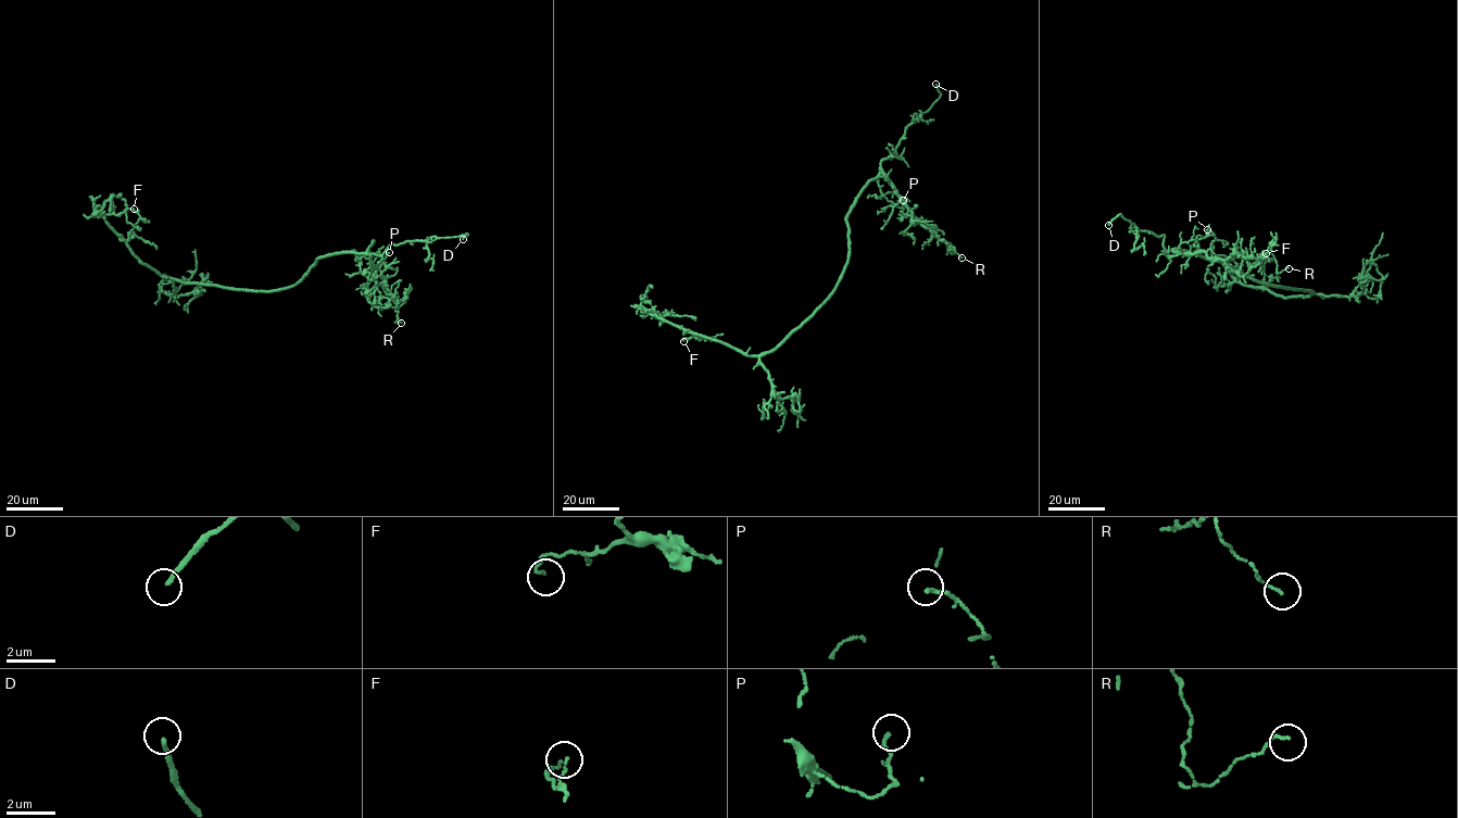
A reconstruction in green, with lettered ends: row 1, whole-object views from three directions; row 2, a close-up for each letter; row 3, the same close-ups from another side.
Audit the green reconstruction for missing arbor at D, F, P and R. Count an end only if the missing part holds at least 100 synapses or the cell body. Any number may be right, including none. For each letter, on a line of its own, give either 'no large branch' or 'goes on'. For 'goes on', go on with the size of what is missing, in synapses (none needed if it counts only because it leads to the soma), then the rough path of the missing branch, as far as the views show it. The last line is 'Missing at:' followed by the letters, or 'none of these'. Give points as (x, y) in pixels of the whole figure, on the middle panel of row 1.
D: goes on | (935, 84), (935, 57), (925, 40), (879, 14)
F: no large branch
P: no large branch
R: no large branch
Missing at: D

